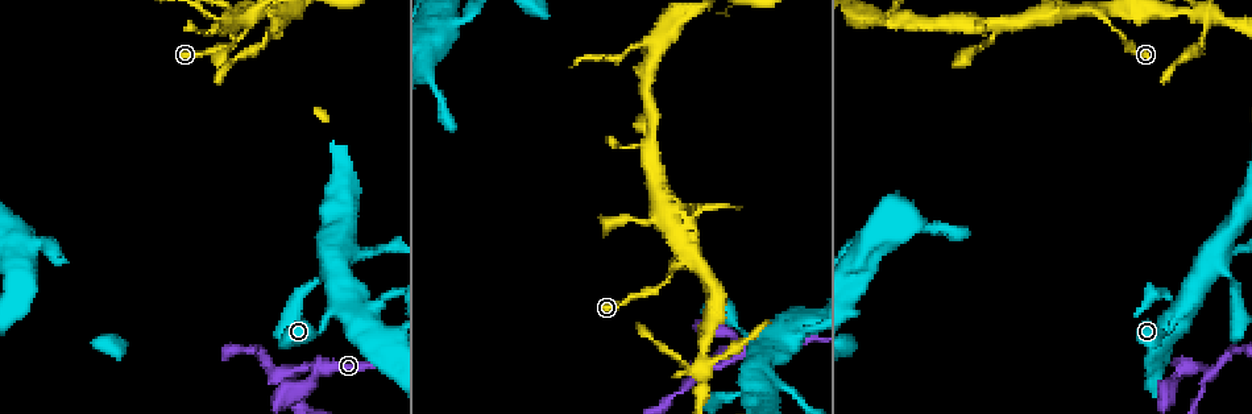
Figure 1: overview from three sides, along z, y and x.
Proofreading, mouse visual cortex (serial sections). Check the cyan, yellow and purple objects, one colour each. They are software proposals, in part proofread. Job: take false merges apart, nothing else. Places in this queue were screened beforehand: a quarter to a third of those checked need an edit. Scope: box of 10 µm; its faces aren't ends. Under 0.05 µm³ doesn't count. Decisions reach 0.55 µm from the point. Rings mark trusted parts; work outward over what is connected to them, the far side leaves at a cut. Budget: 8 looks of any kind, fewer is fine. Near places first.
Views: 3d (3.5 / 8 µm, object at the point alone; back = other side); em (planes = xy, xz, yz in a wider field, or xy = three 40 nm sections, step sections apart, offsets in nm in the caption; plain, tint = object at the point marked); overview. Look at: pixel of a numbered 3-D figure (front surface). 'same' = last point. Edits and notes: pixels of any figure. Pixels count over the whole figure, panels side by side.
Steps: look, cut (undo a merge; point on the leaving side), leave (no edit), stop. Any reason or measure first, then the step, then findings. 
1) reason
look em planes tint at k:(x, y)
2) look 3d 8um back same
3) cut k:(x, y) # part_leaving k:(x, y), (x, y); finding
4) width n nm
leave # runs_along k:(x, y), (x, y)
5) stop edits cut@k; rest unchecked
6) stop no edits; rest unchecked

branch point
look 3d 3.5um at 1:(285, 374)

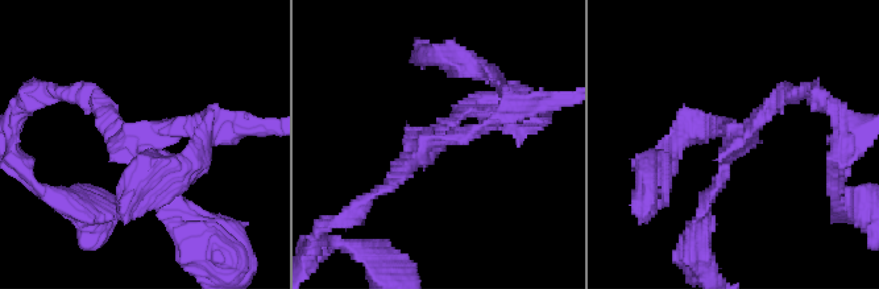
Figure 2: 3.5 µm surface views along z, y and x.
arms 3; arm_widths 150, 200, 200 nm
look em xy step 2 tint at 2:(141, 139)

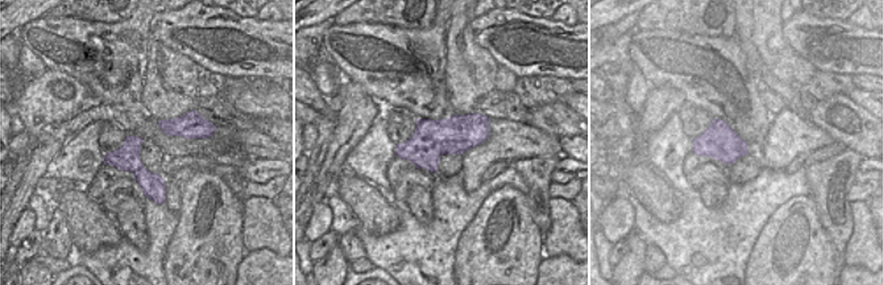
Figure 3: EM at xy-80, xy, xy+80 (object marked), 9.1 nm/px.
leave # runs_along 2:(513, 108), (427, 143), (378, 190); all the same cell

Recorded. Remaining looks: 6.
a narrow waist
look 3d 8um back at 1:(1222, 270)

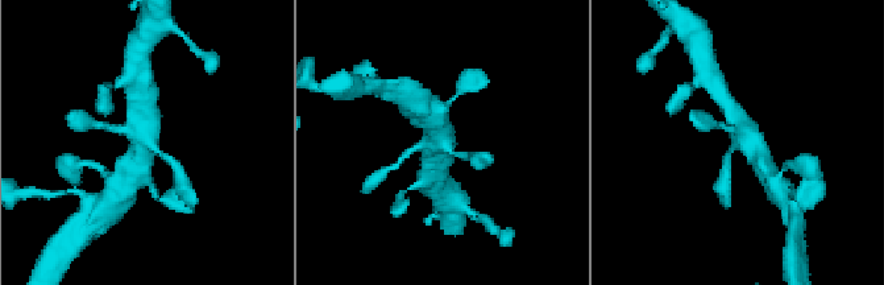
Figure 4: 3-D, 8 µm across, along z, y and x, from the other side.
need the tissue
look em xy step 5 tint same

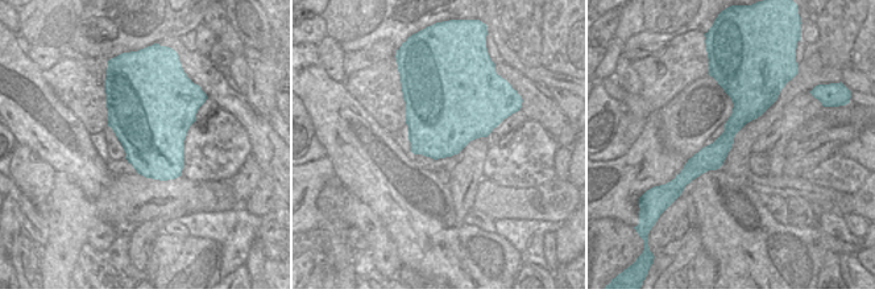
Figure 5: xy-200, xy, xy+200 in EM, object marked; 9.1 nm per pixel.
leave # runs_along 5:(767, 102), (754, 104), (691, 172); continuous, no second cell

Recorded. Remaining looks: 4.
a fork
look 3d 3.5um at 1:(658, 48)

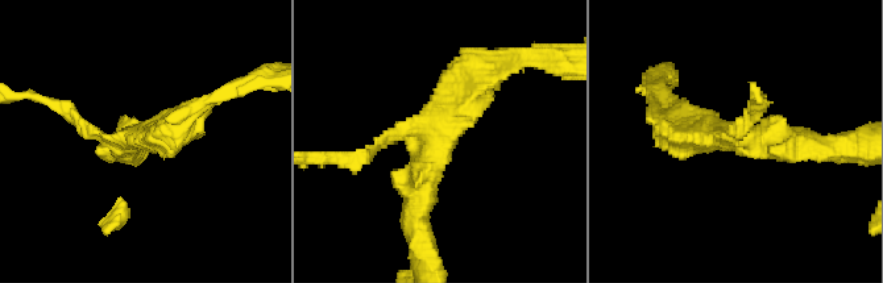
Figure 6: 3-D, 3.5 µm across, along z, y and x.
arms 3; arm_widths 150, 300, 400 nm; now the EM
look em xy step 2 tint at 6:(729, 141)

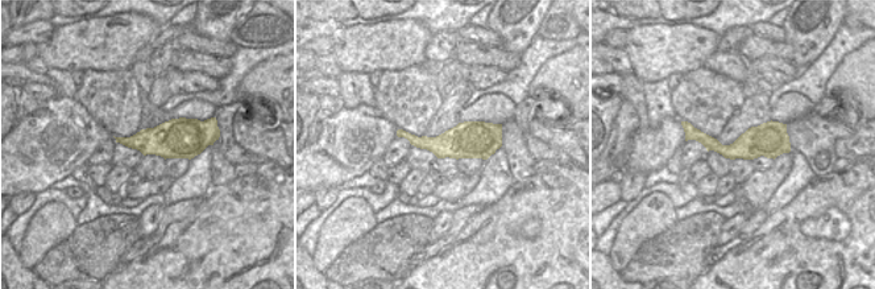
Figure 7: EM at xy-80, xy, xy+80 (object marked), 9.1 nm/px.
leave # runs_along 6:(417, 220), (434, 136), (486, 75); all the same cell

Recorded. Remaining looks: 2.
stop no edits; rest unchecked

